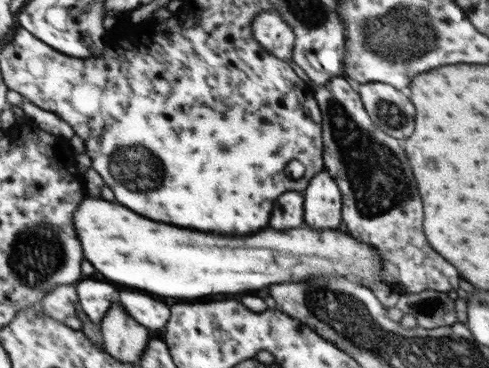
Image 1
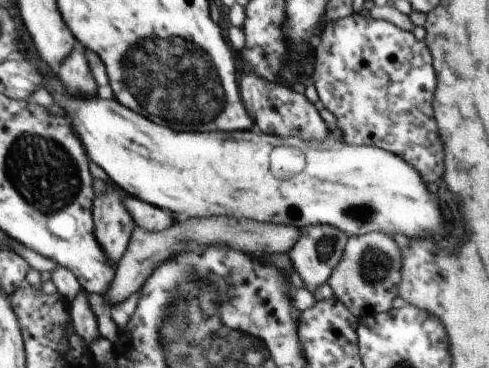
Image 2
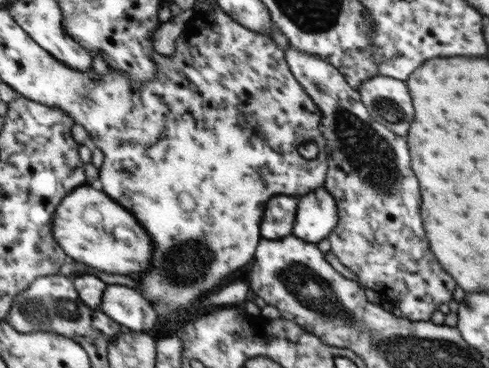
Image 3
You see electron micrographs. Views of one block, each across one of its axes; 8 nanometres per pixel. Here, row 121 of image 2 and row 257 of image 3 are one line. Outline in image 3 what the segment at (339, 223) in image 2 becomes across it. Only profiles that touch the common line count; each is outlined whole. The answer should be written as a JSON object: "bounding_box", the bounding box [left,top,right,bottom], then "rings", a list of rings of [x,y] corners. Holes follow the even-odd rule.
{"bounding_box":[51,184,149,276],"rings":[[[91,184],[77,186],[57,206],[51,218],[51,234],[67,258],[87,264],[97,272],[119,276],[135,276],[149,260],[149,238],[135,218],[103,190],[93,190]]]}

